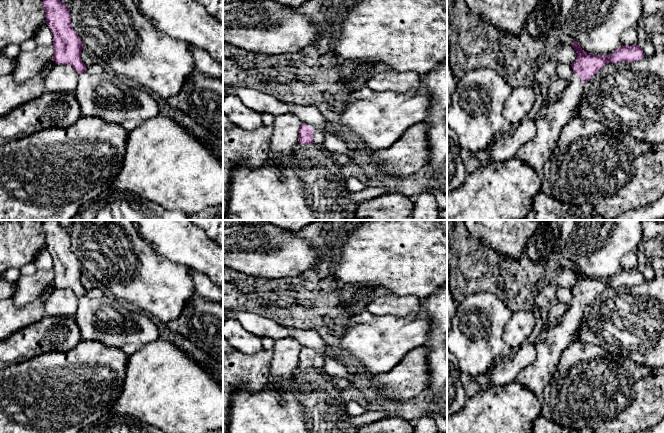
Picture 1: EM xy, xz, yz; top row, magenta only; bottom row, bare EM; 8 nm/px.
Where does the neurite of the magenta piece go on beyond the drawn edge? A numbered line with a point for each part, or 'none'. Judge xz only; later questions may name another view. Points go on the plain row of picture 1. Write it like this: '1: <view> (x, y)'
1: xz (332, 351)

